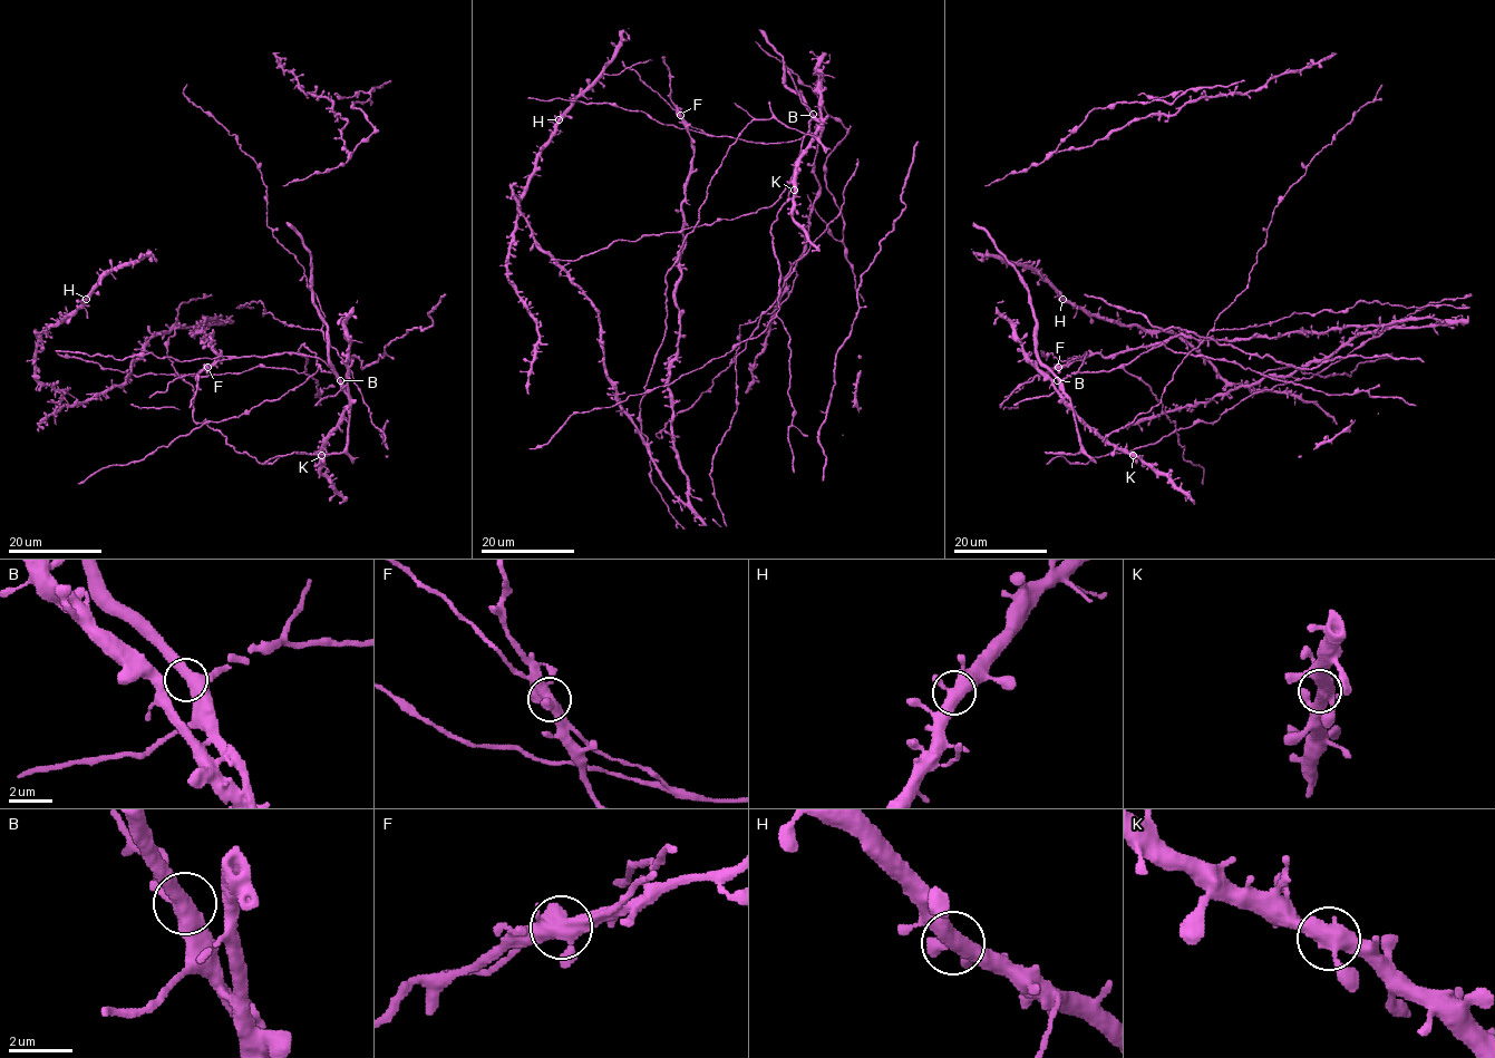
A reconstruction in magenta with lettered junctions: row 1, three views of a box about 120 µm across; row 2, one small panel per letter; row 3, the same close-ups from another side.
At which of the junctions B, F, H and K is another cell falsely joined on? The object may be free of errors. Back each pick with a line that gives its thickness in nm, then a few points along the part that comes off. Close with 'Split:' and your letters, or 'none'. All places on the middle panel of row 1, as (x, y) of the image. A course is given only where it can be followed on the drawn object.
F: calibre 480 nm
Split: F

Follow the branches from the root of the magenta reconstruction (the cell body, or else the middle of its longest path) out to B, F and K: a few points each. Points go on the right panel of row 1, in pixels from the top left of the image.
B: (1185, 336), (1173, 336), (1107, 357), (1090, 353), (1069, 361), (1086, 352), (1076, 371), (1057, 380)
F: (1185, 336), (1173, 336), (1107, 357), (1090, 353), (1057, 367)
K: (1185, 336), (1069, 361), (1087, 352), (1078, 369), (1062, 381), (1065, 401), (1109, 443), (1133, 455)

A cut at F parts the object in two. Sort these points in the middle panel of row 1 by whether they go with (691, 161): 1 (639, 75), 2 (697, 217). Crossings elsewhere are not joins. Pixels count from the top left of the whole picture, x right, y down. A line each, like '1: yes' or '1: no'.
1: no
2: no

